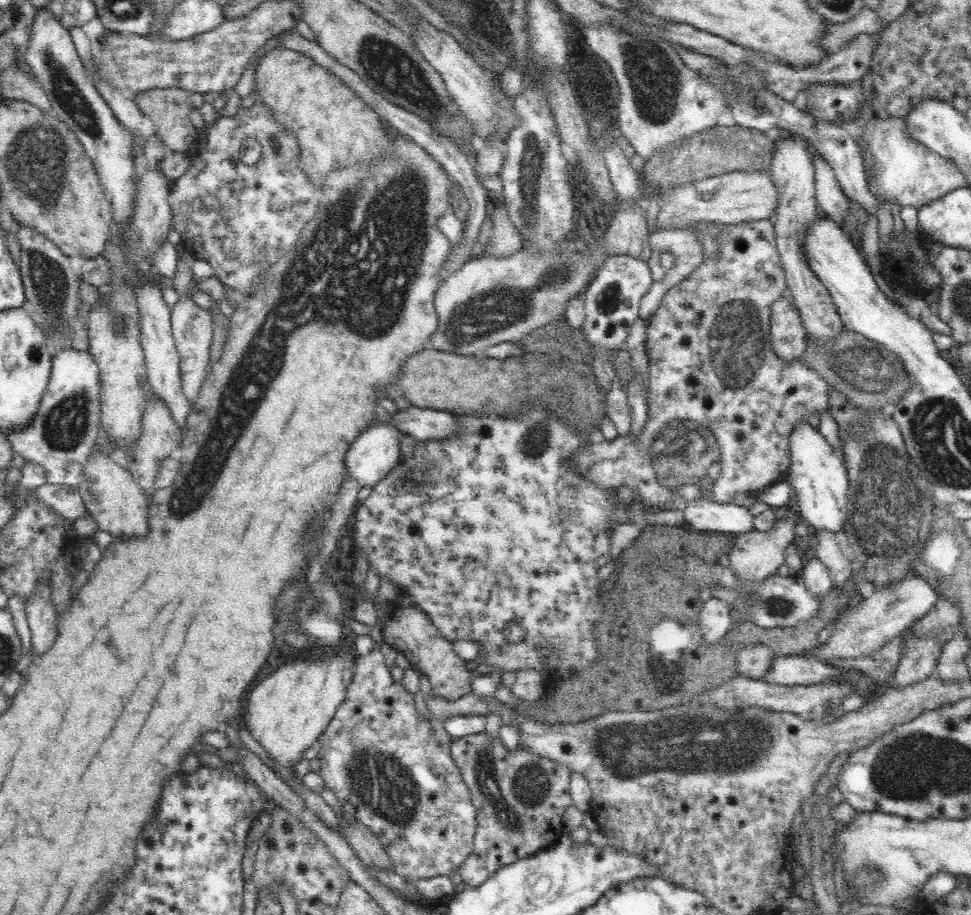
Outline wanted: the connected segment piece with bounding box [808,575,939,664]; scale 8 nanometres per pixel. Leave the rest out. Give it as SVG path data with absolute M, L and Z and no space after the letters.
M910 575L882 588L875 588L870 598L862 599L858 608L850 610L842 618L842 622L836 624L828 642L810 649L808 653L824 664L838 659L870 656L874 650L880 650L919 618L926 616L936 605L938 598L938 592L928 584L928 580L917 575Z

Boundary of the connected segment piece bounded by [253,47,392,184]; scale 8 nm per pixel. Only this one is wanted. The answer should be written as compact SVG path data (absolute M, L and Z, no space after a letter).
M284 47L269 50L256 67L256 78L253 91L272 111L274 119L288 130L292 130L298 138L298 146L302 150L302 170L306 170L308 178L318 178L324 184L326 176L334 168L352 166L356 162L370 162L392 148L392 140L384 134L378 114L327 68L314 62L307 54Z

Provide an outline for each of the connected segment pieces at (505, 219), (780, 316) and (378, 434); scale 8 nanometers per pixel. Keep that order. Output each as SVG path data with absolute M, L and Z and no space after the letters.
M504 206L490 207L490 216L493 220L491 241L484 257L508 257L524 247L521 234Z
M782 294L771 306L769 320L772 350L786 362L801 358L805 353L807 332L791 295Z
M389 420L374 421L360 436L352 442L350 450L345 454L345 465L349 476L358 481L360 486L374 486L380 482L394 468L394 465L403 456L400 451L400 436L405 434L396 428Z

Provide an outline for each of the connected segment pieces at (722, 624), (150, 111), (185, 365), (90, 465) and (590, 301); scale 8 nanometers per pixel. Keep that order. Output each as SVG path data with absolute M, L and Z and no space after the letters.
M710 598L704 602L698 617L698 624L706 645L716 645L729 634L734 623L732 608L722 599Z
M168 87L163 89L153 88L133 96L142 114L154 123L156 134L169 153L186 152L198 138L199 132L189 118L190 110L193 108L192 103L190 103L192 94L192 91L187 91L180 87Z
M188 295L178 299L170 309L171 331L180 357L181 387L186 399L194 403L210 370L209 348L213 339L212 313L200 308Z
M104 449L91 453L82 466L82 480L78 486L87 512L94 517L100 530L113 536L144 538L148 534L148 496L143 488L133 481L130 471L114 462Z
M610 255L600 266L582 299L585 321L581 326L589 344L609 348L614 352L624 348L632 324L639 316L641 298L649 291L653 280L648 262L628 255Z

